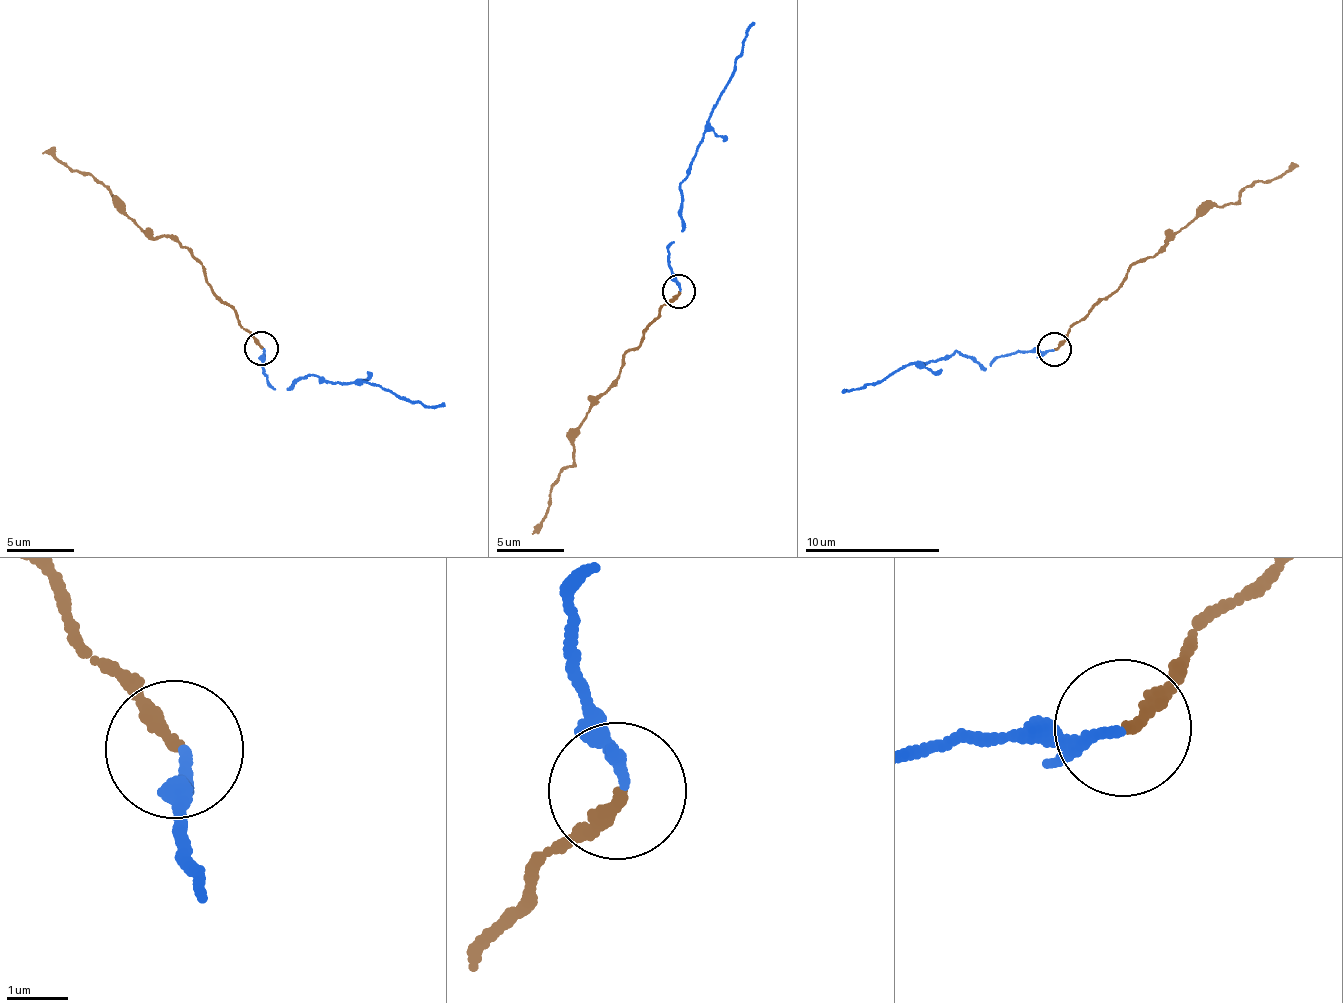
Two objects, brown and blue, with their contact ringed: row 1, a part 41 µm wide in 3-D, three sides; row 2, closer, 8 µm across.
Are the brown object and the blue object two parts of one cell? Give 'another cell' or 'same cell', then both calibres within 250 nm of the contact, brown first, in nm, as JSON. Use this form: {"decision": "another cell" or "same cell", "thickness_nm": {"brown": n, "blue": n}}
{"decision": "same cell", "thickness_nm": {"brown": 220, "blue": 120}}

